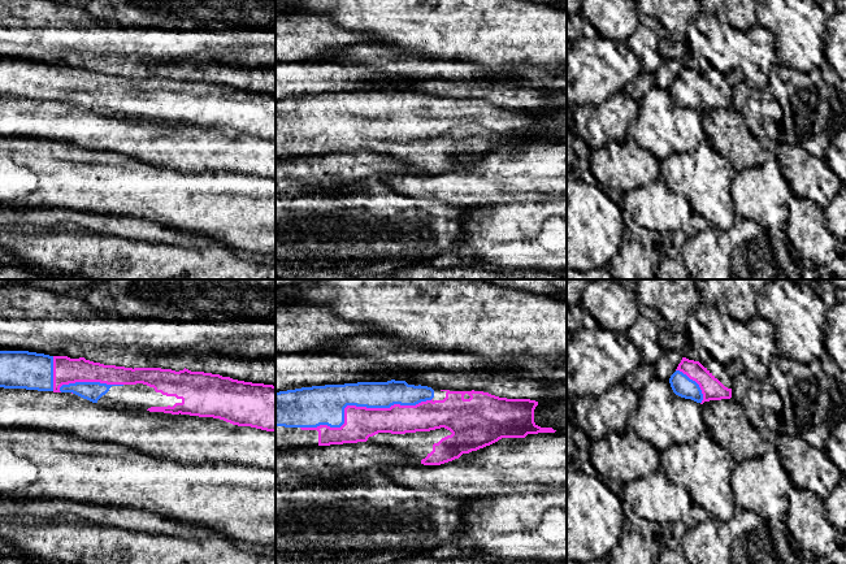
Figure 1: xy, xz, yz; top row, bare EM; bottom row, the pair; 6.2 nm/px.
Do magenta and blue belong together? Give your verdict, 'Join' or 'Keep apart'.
Join

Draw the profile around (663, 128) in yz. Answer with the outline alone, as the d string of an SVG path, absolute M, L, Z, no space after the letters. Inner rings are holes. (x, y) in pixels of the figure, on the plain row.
M651 88L638 104L638 114L628 135L659 161L691 152L708 142L702 113L676 104L669 90Z

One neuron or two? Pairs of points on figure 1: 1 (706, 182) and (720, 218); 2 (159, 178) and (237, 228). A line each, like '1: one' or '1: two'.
1: one
2: one

